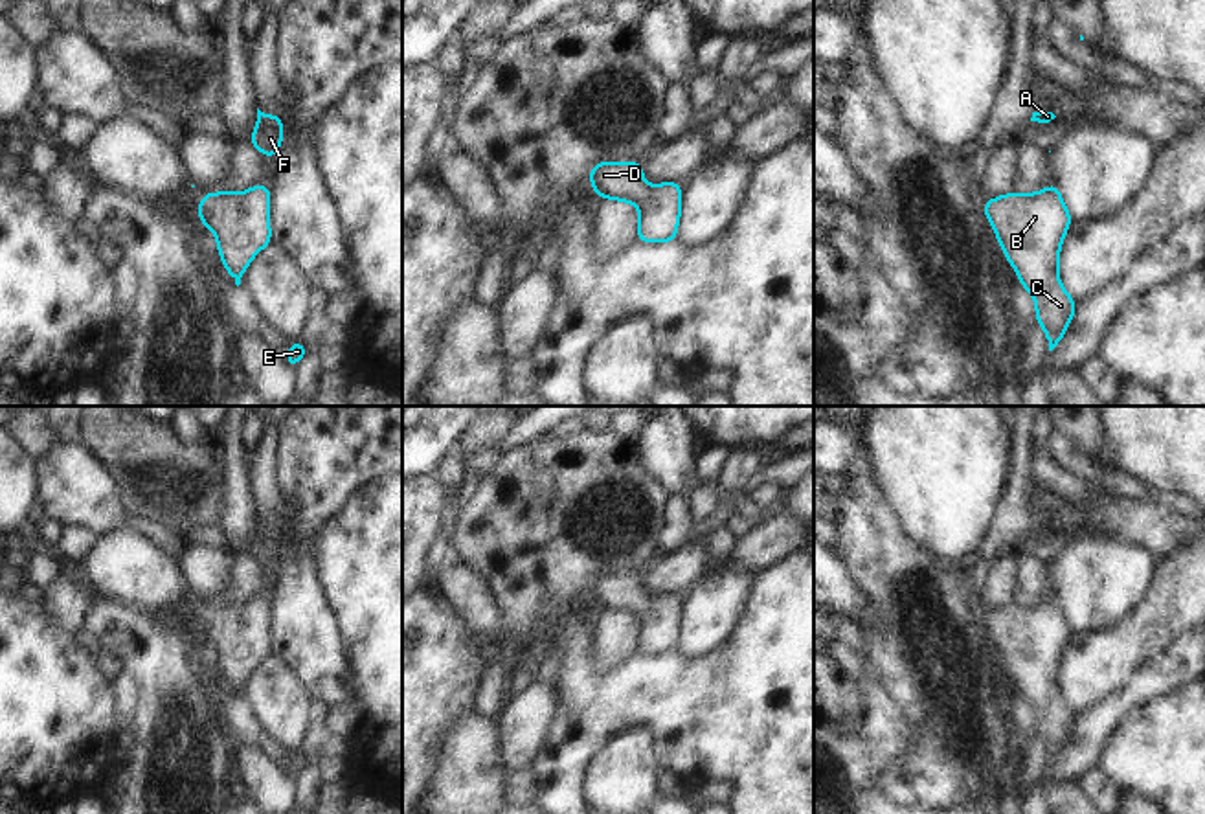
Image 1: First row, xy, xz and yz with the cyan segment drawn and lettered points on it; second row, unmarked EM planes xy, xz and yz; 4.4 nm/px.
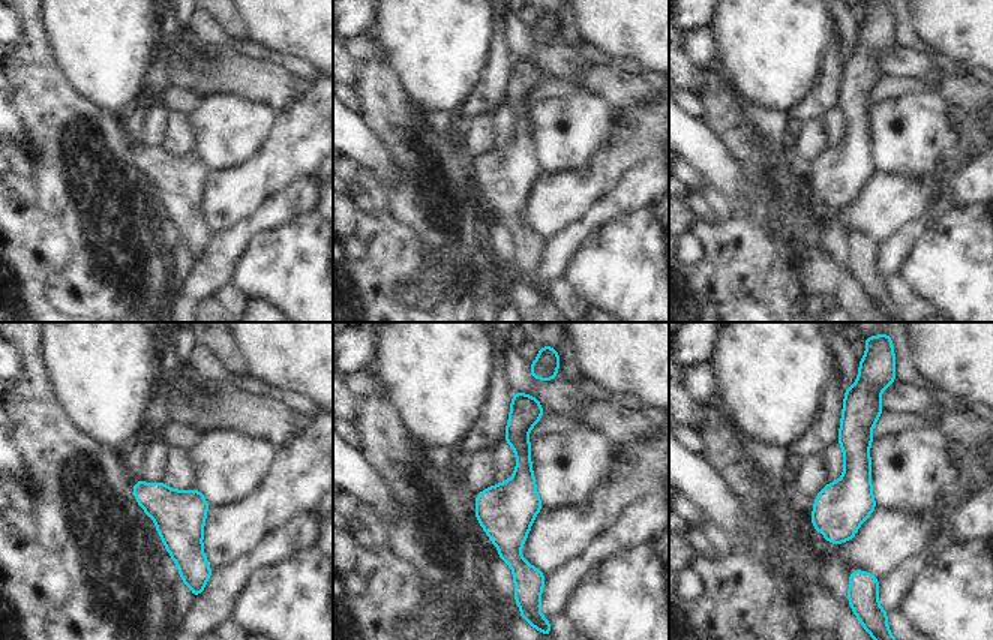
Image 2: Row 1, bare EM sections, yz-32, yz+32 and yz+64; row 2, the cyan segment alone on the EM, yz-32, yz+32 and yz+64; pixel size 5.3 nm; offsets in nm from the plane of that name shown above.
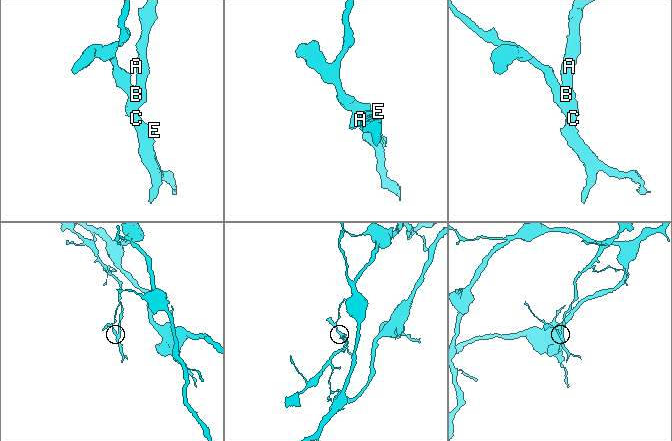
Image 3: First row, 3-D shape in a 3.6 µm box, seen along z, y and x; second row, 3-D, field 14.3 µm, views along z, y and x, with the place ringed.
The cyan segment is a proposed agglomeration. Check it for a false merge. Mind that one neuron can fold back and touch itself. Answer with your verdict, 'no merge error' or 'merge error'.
no merge error

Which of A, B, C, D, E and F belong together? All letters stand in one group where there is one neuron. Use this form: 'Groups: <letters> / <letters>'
Groups: A B C D E F.

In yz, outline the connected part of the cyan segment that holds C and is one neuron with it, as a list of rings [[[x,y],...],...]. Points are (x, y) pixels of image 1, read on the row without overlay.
[[[1056,594],[1040,605],[1008,606],[985,612],[1003,665],[1036,713],[1036,733],[1043,739],[1049,763],[1062,752],[1076,715],[1058,689],[1058,665],[1073,634]]]

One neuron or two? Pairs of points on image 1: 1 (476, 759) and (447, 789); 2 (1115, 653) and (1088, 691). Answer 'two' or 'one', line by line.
1: one
2: one

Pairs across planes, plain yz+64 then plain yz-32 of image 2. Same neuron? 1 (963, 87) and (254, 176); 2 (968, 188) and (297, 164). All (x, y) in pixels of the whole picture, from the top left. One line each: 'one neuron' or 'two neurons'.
1: two neurons
2: two neurons

